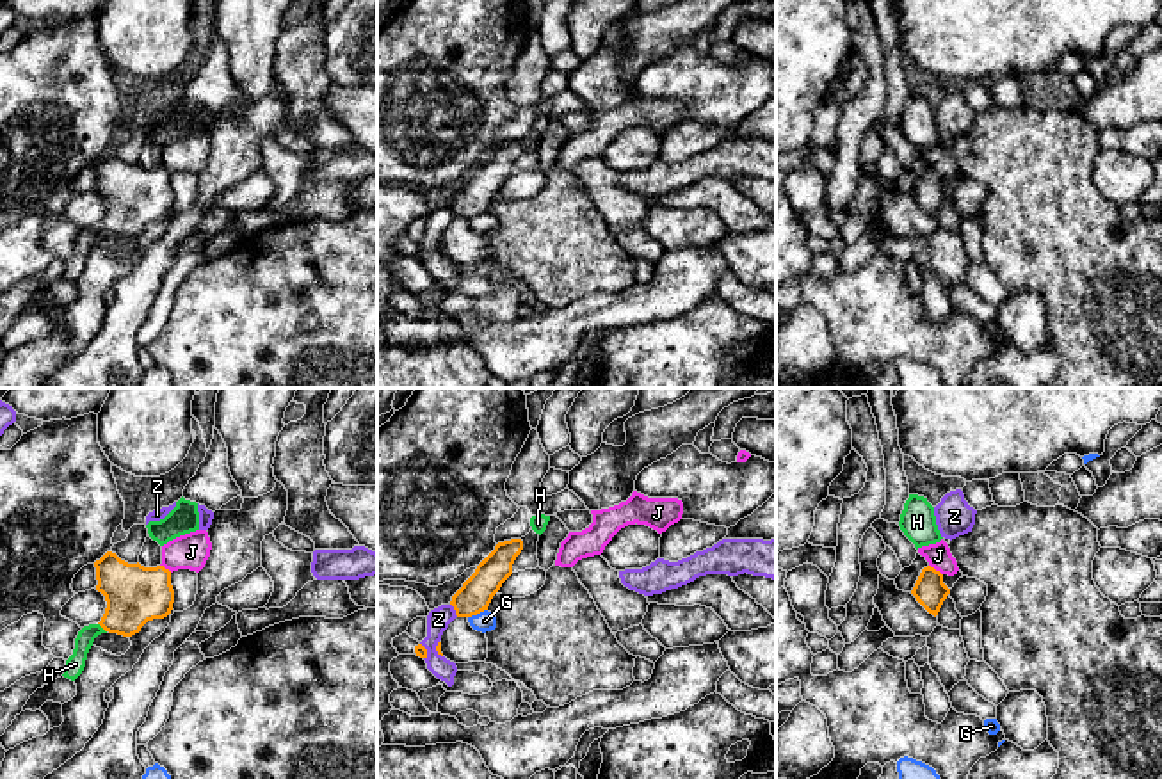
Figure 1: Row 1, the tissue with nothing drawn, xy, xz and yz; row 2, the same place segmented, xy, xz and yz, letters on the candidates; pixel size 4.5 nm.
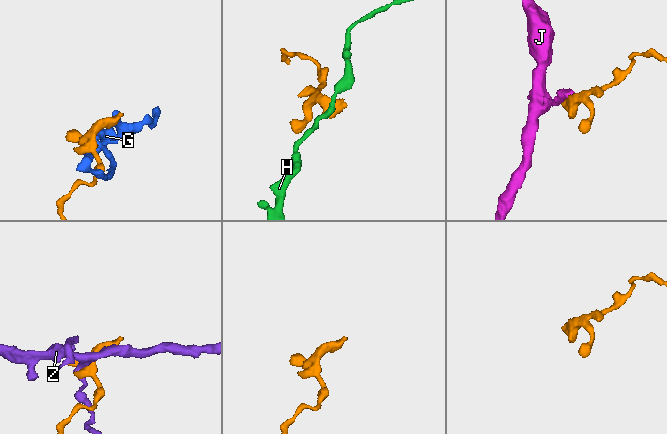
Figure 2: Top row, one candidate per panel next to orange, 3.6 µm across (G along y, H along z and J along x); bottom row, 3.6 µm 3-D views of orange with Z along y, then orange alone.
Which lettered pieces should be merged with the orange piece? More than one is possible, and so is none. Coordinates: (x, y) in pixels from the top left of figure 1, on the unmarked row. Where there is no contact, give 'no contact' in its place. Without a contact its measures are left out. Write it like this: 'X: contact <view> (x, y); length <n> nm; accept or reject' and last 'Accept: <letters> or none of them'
G: contact xz (477, 214); length 100 nm; reject
H: contact xy (102, 228); length 60 nm; reject
J: contact yz (935, 171); length 80 nm; reject
Z: contact xz (454, 210); length 70 nm; reject
Accept: none of them

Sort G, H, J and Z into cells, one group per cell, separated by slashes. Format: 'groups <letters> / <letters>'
groups G / H / J / Z

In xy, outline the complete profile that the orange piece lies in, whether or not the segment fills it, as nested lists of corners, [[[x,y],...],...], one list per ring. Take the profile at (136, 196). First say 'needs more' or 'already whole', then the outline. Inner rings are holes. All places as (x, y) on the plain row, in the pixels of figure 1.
already whole; [[[107,153],[96,169],[96,192],[105,197],[107,210],[98,224],[105,233],[132,238],[153,221],[171,215],[174,192],[171,173],[164,167],[128,165]]]

